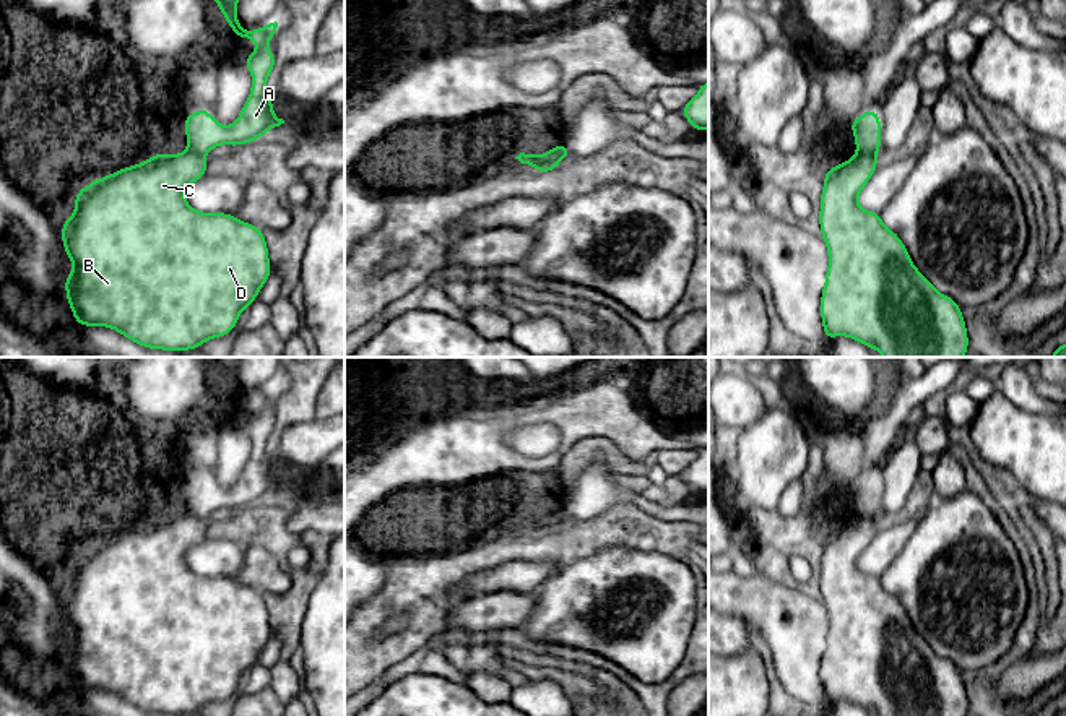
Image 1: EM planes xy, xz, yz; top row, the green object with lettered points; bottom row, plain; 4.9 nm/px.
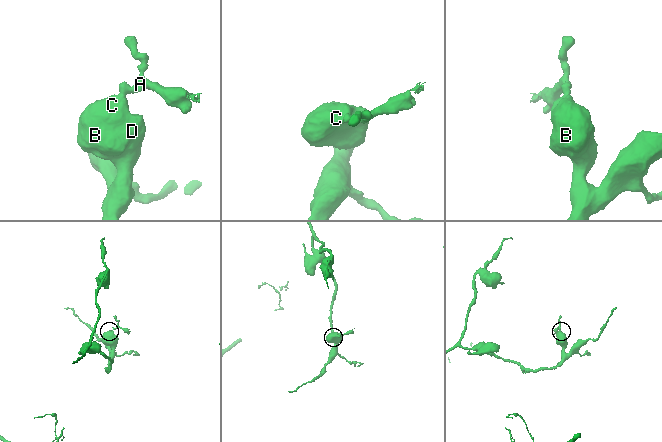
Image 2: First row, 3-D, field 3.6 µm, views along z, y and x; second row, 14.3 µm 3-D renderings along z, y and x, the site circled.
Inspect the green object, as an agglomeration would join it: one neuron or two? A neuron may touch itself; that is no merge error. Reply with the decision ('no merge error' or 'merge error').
merge error

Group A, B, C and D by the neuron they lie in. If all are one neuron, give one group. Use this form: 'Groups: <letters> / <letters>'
Groups: A / B C D

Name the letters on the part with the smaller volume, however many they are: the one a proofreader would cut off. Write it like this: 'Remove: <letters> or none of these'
Remove: A

